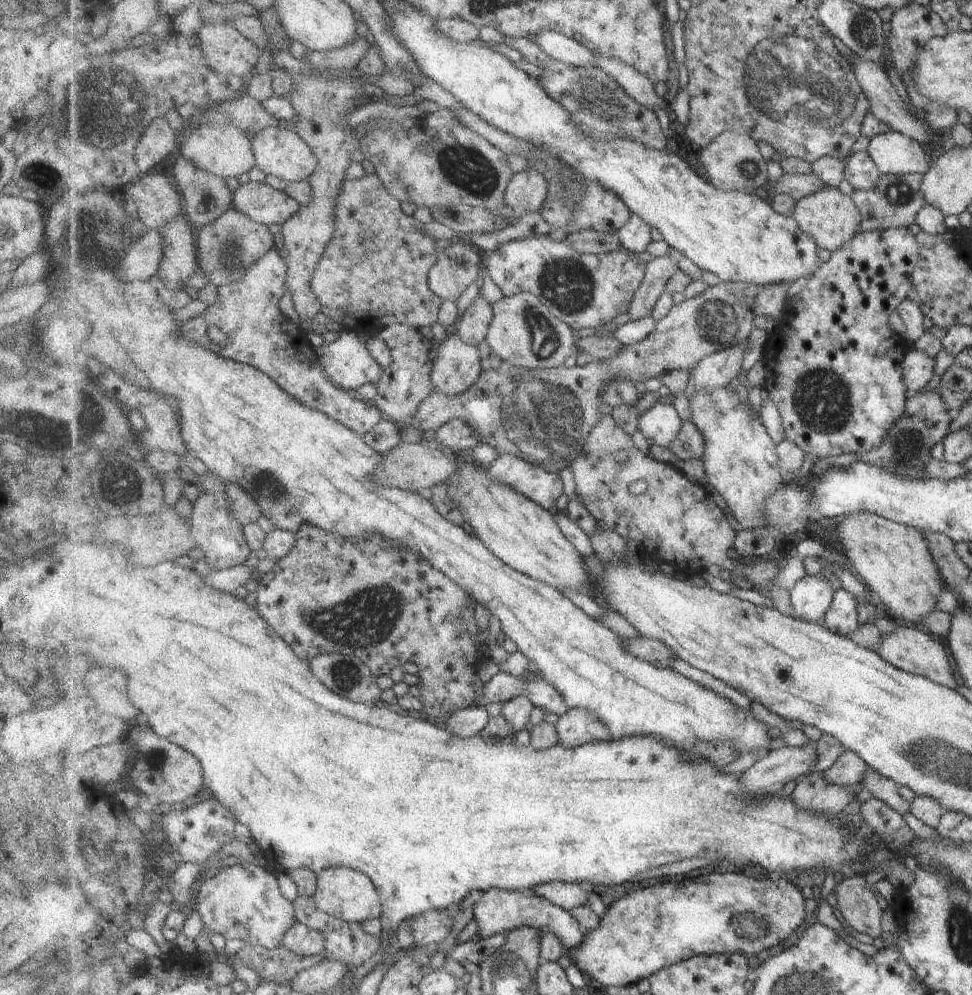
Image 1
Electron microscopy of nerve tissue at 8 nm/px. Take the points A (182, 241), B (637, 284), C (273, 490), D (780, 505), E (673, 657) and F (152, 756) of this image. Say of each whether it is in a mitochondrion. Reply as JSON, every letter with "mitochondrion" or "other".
{"A":"other","B":"other","C":"mitochondrion","D":"mitochondrion","E":"other","F":"mitochondrion"}

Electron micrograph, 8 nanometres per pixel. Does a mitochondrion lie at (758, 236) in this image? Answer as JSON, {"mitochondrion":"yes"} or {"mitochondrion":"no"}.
{"mitochondrion":"yes"}

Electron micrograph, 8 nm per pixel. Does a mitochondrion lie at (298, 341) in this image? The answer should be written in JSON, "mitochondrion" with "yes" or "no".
{"mitochondrion":"no"}

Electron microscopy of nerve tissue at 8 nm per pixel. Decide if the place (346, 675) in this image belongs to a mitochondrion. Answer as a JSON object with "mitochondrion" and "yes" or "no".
{"mitochondrion":"yes"}

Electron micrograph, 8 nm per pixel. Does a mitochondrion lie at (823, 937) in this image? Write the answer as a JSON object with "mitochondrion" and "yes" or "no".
{"mitochondrion":"no"}

